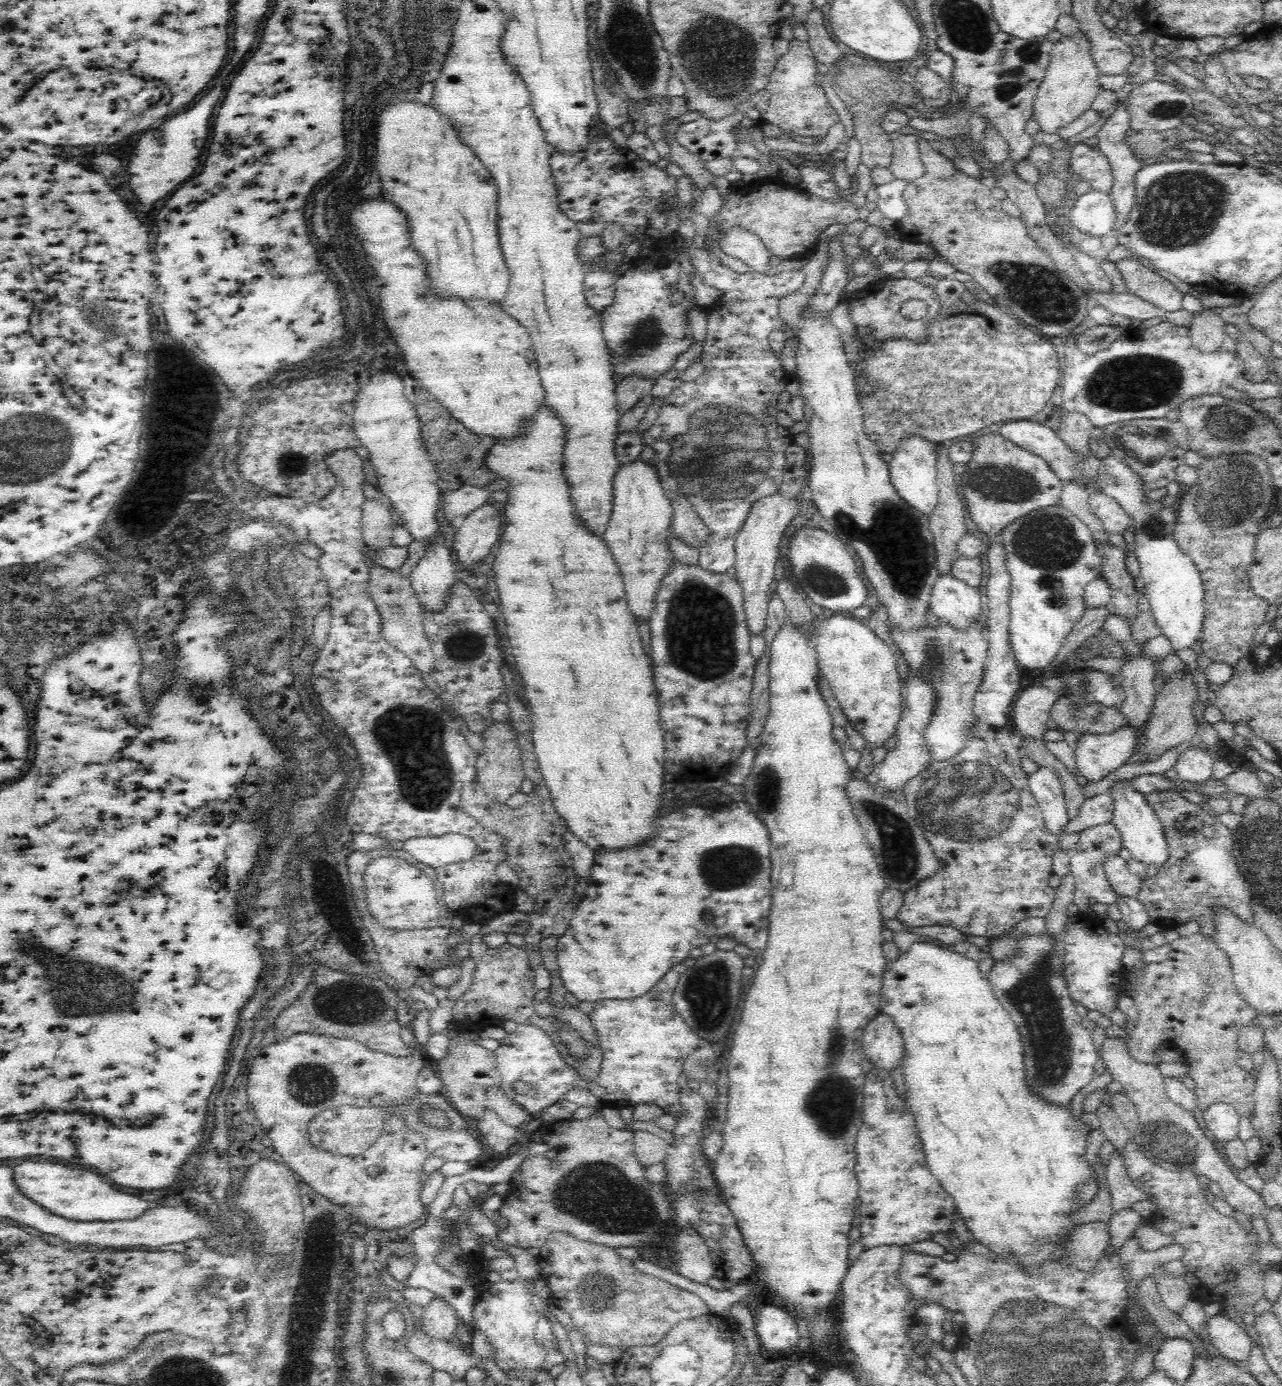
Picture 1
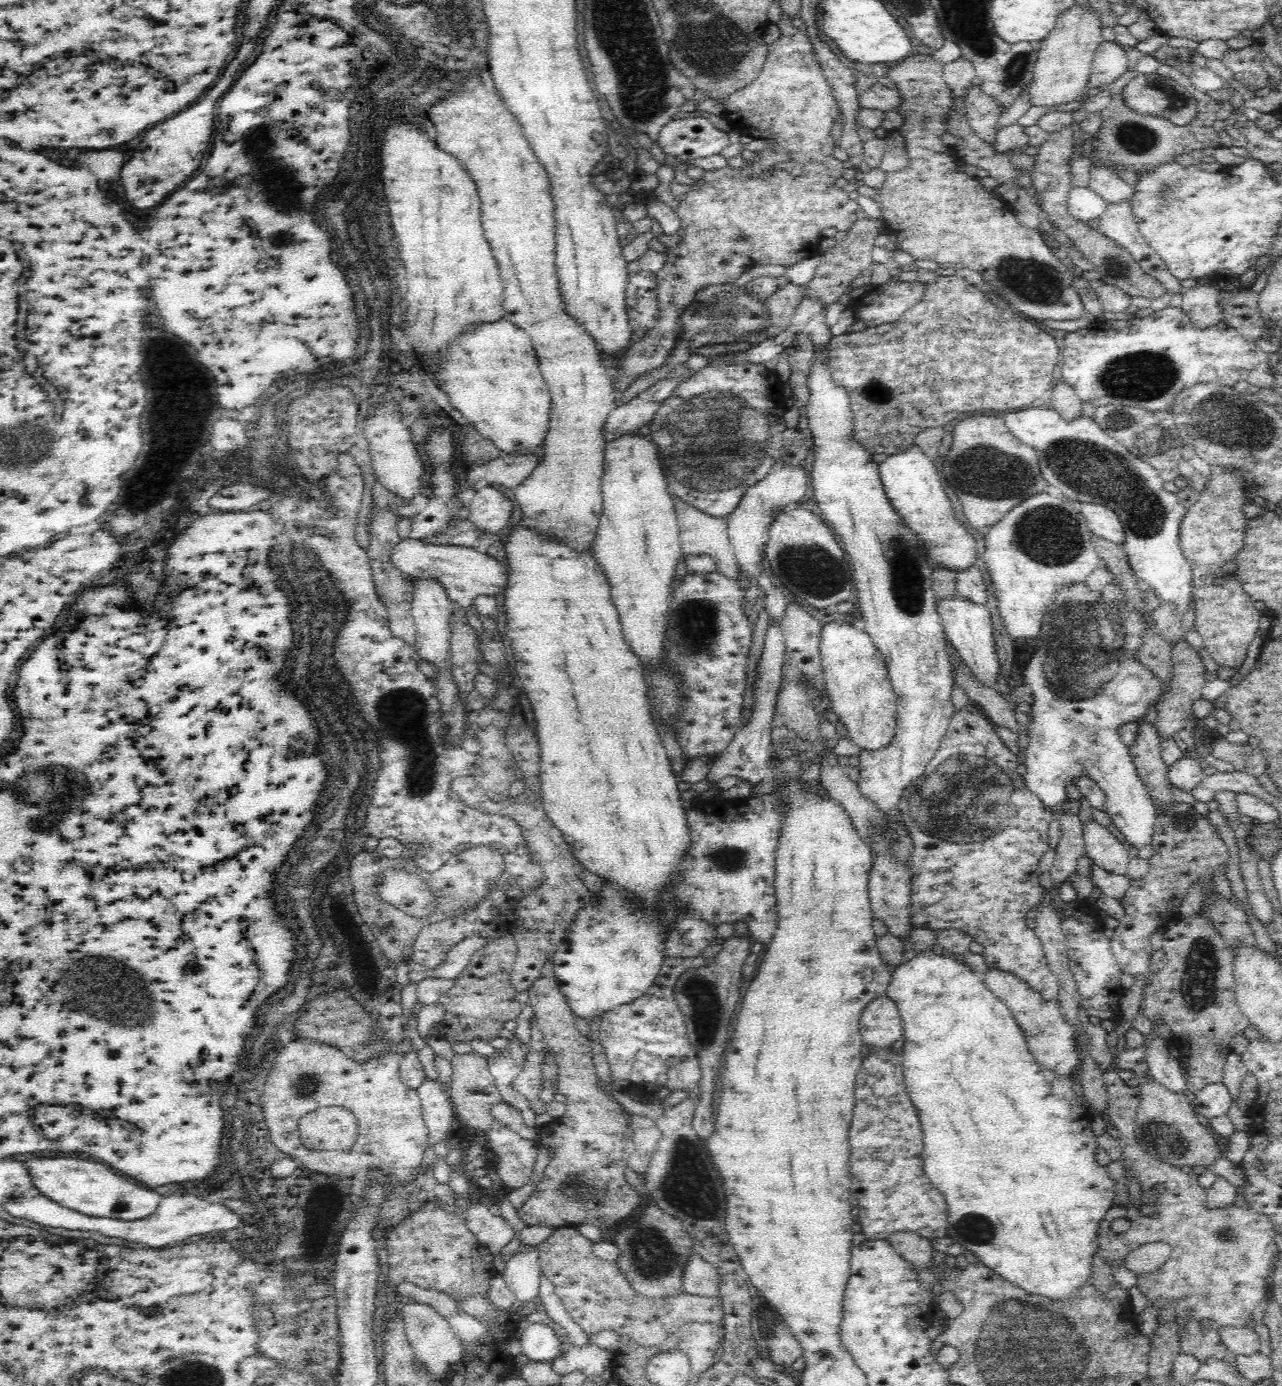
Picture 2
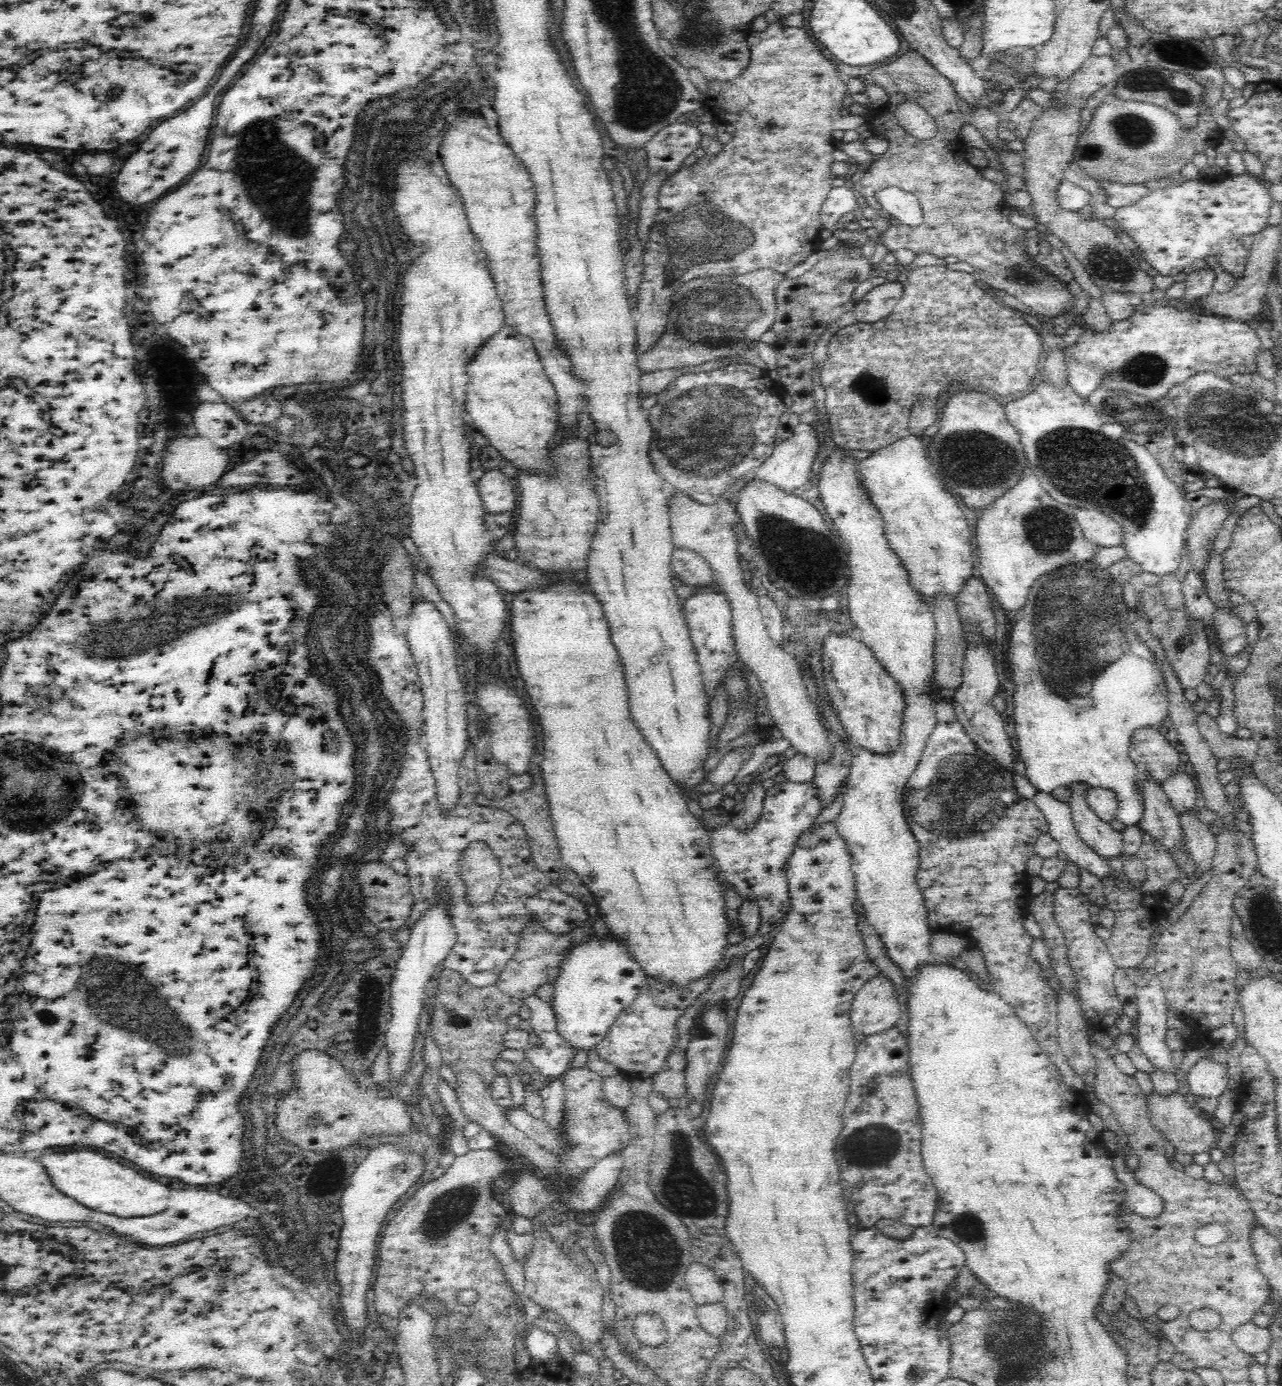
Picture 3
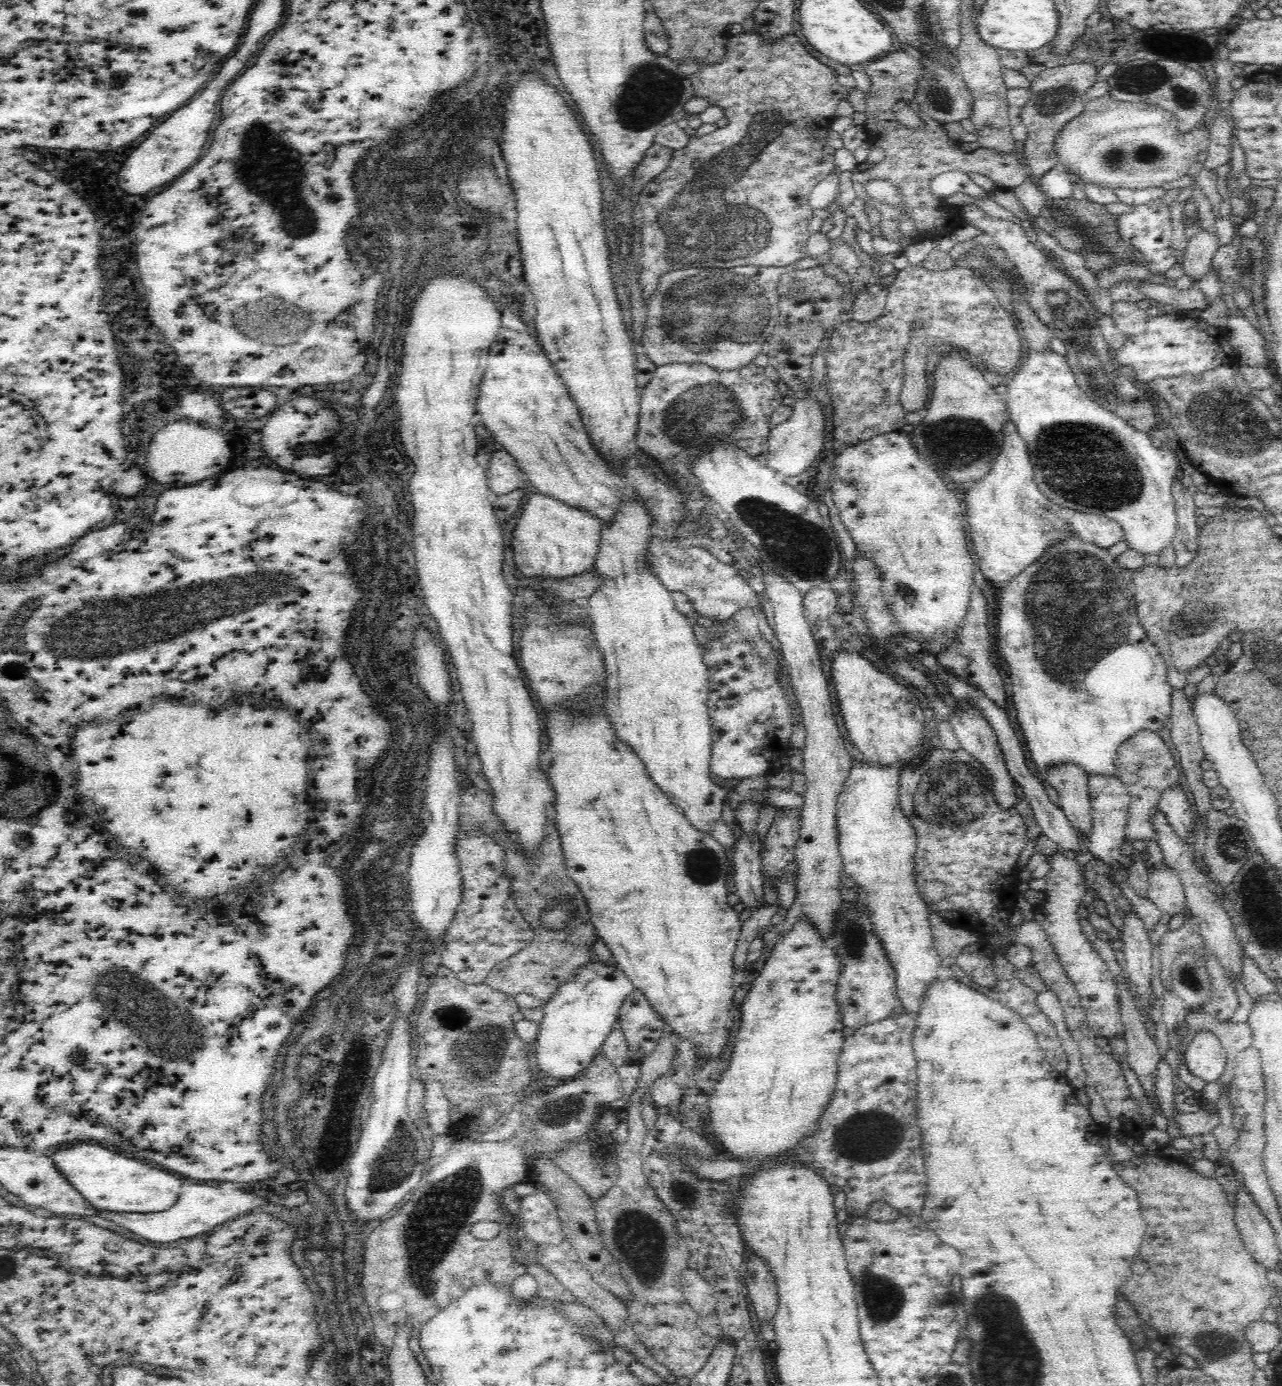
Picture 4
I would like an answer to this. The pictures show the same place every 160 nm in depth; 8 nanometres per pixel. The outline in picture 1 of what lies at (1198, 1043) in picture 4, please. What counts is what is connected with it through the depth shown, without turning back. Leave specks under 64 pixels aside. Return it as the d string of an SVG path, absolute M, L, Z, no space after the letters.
M1211 1104L1208 1110L1203 1112L1203 1116L1216 1141L1226 1144L1239 1139L1240 1115L1236 1109L1232 1108L1232 1105Z

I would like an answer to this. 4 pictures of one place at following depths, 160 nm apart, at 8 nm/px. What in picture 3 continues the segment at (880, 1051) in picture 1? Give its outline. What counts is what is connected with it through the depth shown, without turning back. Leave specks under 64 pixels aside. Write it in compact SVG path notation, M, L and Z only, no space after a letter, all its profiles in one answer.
M884 975L872 978L864 988L856 994L856 1000L852 1002L850 1019L855 1031L866 1036L880 1034L894 1028L900 1018L899 1003L894 992L896 987Z

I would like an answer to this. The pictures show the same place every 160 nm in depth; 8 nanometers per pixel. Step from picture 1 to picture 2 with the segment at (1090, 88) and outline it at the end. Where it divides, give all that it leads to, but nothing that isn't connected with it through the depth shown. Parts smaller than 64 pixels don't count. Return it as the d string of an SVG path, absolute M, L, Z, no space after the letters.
M1076 4L1066 14L1059 15L1051 34L1043 39L1044 44L1037 56L1034 76L1029 84L1032 106L1059 107L1078 101L1089 90L1089 78L1093 71L1093 54L1103 42L1102 26L1098 14Z

